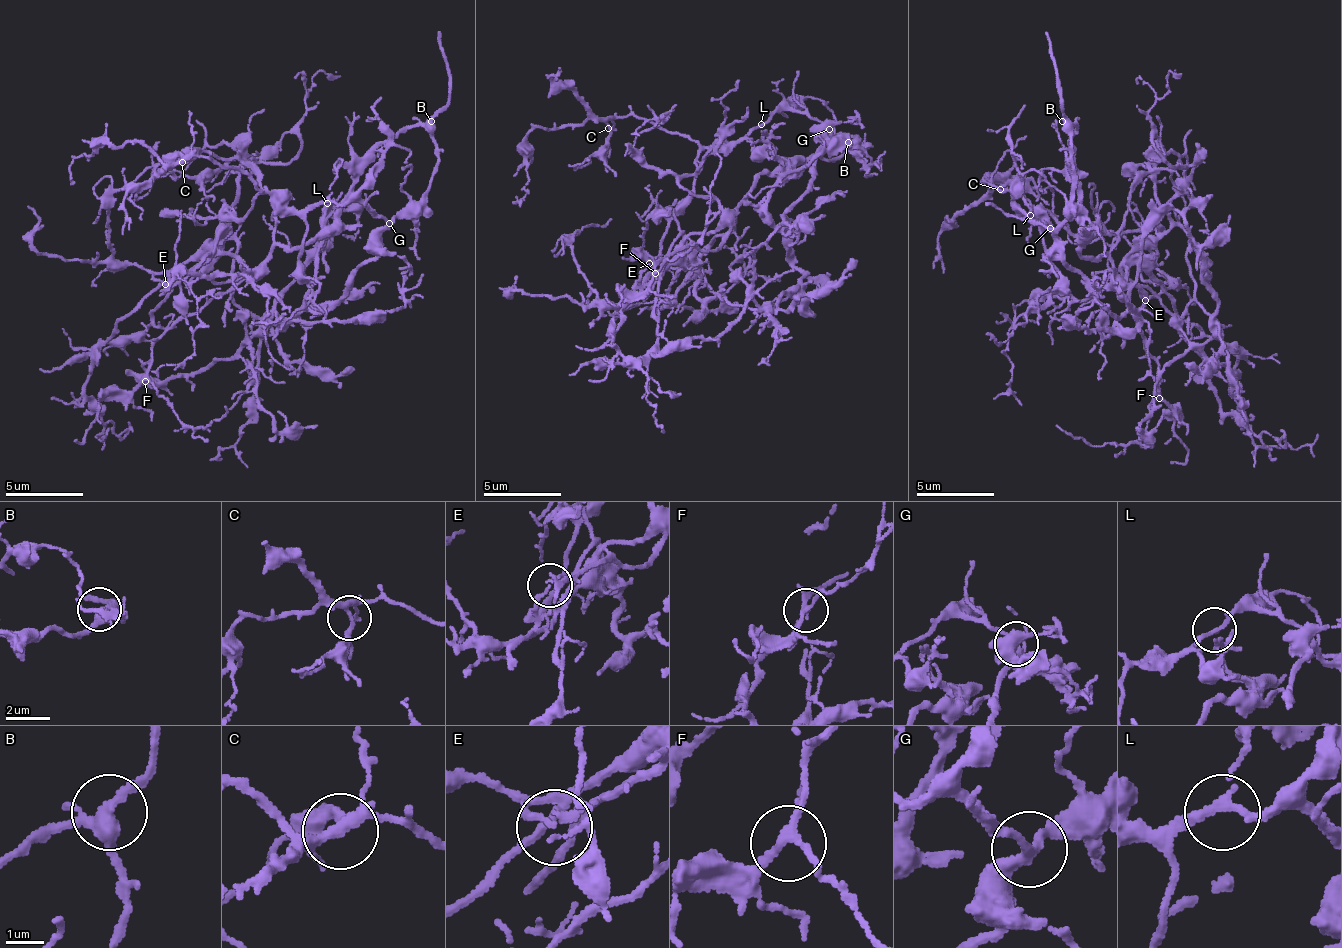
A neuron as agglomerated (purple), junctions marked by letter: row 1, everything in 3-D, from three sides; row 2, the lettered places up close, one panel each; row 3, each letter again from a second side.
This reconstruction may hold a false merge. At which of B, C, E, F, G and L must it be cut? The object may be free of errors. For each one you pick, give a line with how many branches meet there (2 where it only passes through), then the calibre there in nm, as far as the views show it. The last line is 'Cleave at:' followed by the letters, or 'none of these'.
E: branches 2; calibre 140 nm
Cleave at: E

